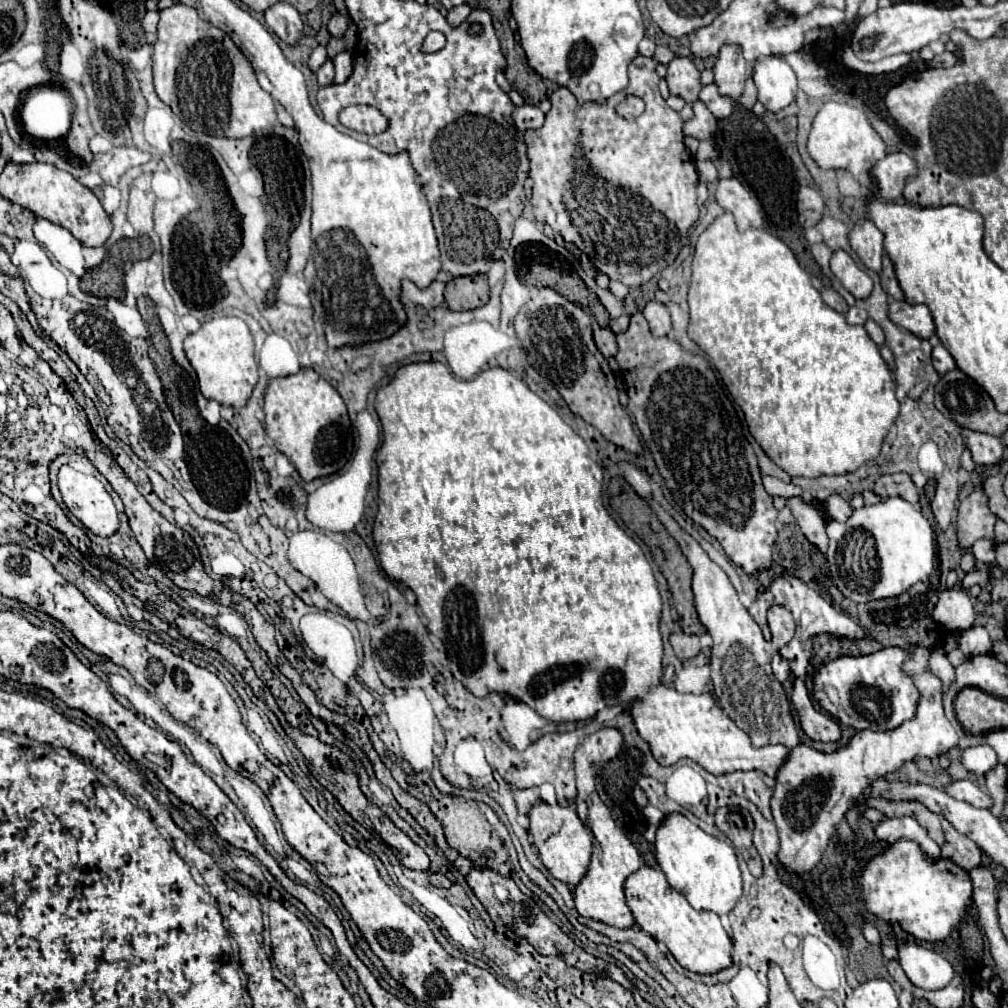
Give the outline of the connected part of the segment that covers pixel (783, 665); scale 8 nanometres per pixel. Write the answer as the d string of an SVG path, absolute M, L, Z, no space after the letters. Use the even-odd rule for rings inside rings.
M775 655L773 657L773 661L771 661L771 665L773 665L773 675L777 677L777 681L785 681L787 677L789 677L789 663L787 663L787 659L783 659L781 655Z

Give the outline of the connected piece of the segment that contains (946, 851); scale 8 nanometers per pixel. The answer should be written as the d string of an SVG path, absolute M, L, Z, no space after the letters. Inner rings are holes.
M943 819L941 825L945 831L945 843L941 847L943 859L953 861L955 865L959 865L965 871L979 867L983 851L977 847L977 843L973 839L969 839L967 835L959 833L947 819Z

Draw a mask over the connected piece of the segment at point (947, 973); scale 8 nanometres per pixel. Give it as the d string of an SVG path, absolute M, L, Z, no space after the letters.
M913 941L899 945L899 963L911 983L921 989L943 989L953 979L953 967L943 955Z

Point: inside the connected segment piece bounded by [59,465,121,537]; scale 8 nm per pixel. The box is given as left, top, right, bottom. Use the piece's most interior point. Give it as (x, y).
(84, 495)

